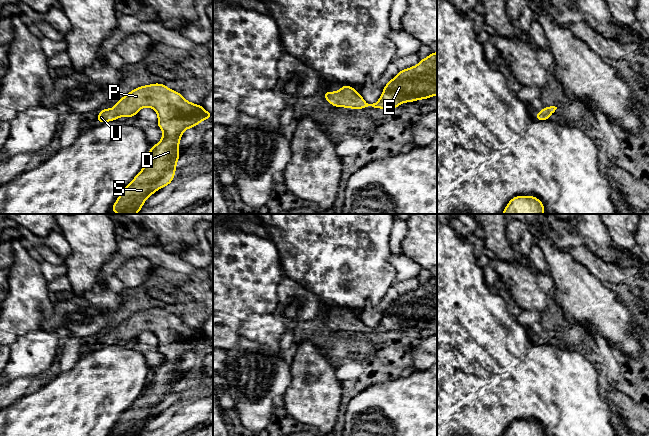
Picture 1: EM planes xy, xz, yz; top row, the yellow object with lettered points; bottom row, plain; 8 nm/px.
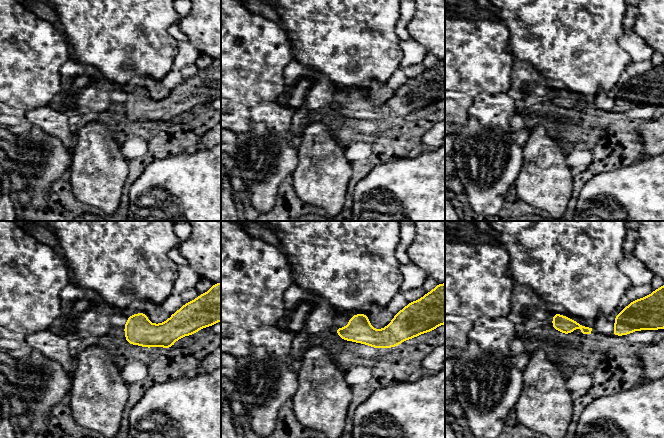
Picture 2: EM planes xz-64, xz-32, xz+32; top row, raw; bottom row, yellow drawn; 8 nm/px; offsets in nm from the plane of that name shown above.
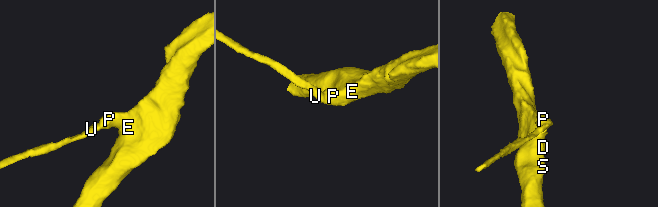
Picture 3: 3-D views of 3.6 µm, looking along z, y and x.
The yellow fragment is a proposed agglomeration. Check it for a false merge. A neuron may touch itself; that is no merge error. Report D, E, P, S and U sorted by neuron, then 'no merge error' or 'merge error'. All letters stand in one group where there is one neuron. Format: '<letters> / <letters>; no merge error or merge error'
D E P S U; no merge error

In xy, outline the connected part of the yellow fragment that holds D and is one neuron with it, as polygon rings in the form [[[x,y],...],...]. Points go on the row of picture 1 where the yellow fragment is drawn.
[[[154,83],[130,91],[112,109],[101,110],[97,123],[115,121],[120,116],[137,116],[144,107],[157,112],[156,125],[164,134],[156,145],[150,147],[142,170],[122,190],[111,208],[113,213],[137,214],[152,194],[170,185],[180,158],[178,146],[183,132],[213,117],[202,105],[186,101],[183,94],[164,84]]]

